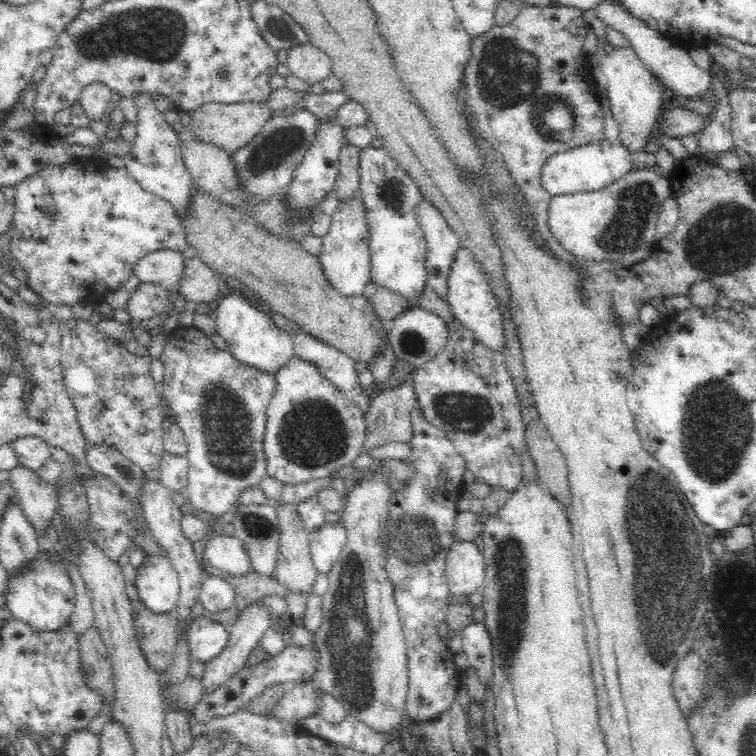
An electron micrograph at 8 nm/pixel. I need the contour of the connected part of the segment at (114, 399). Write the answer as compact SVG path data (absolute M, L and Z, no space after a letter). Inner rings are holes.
M82 320L61 322L61 348L58 350L63 383L77 412L77 421L85 441L91 446L106 446L118 449L126 458L144 469L149 480L158 481L161 477L161 458L165 453L163 436L166 419L162 416L160 396L152 378L149 354L133 354L124 344L102 335L96 326Z

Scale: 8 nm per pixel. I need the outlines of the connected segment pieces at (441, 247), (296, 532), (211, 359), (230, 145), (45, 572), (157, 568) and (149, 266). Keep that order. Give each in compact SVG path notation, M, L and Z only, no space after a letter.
M422 196L414 205L414 210L426 243L427 285L446 300L446 278L454 256L461 247L459 236L430 199Z
M295 505L280 506L277 515L281 540L273 576L290 593L310 593L319 572L311 559L309 533L295 511Z
M179 325L169 336L159 356L163 362L163 396L173 412L173 421L183 430L187 440L189 462L186 498L194 511L210 514L219 519L232 506L238 504L242 490L256 486L268 477L268 459L264 451L266 410L275 394L274 374L266 374L257 368L240 362L228 350L220 350L207 336L193 326Z
M242 101L237 103L204 103L194 114L191 115L189 127L194 135L202 141L212 141L216 145L220 145L222 149L226 149L229 153L240 150L242 146L246 146L260 130L270 116L274 114L272 107L268 107L268 103L257 101Z
M42 555L22 572L22 576L12 578L8 575L8 589L3 596L6 600L5 607L13 619L24 621L42 632L54 632L68 624L68 618L74 612L76 595L67 568L68 565L54 564Z
M148 555L136 570L133 588L138 590L139 601L143 606L154 614L172 613L179 598L179 576L168 556Z
M174 249L150 252L139 261L135 275L140 283L156 284L176 300L188 260L184 255L184 252Z

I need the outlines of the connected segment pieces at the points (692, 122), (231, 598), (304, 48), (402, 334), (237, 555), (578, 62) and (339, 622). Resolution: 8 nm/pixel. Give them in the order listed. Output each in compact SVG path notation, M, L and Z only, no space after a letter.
M676 106L663 112L660 130L668 138L682 138L690 134L698 134L706 124L707 118L696 114L691 110L684 110L681 106Z
M218 574L202 580L198 600L204 607L206 615L232 608L235 603L234 587Z
M312 42L296 44L287 50L287 63L292 76L300 78L306 84L322 83L332 77L333 61L326 51L314 46Z
M412 306L403 310L389 323L389 347L398 360L408 362L410 366L418 368L438 354L448 341L448 326L433 312L422 307Z
M216 533L204 544L203 558L208 560L217 570L230 574L244 574L251 569L247 562L246 550L234 536L225 536Z
M521 6L512 22L494 25L488 32L472 40L472 59L464 70L464 99L474 111L476 127L481 138L489 142L501 156L511 179L528 201L534 215L536 229L545 244L560 258L578 264L578 258L564 250L552 235L548 225L548 212L552 195L542 183L542 166L550 156L590 143L604 140L604 117L607 115L597 84L594 82L589 56L582 49L588 27L582 17L582 9L551 6Z
M386 468L376 469L372 478L362 478L352 484L344 497L345 506L340 511L340 521L346 527L348 537L339 557L328 571L329 587L321 596L323 621L320 630L313 635L313 642L320 651L320 668L312 680L343 704L350 716L363 722L376 735L386 737L394 750L404 750L402 720L406 716L408 694L407 652L391 582L383 570L381 552L382 530L386 528L387 500L391 491L388 478L391 476Z

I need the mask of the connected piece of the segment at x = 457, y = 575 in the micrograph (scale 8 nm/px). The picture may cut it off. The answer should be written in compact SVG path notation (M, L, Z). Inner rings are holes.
M455 540L446 556L449 594L469 595L485 586L486 563L475 540Z

